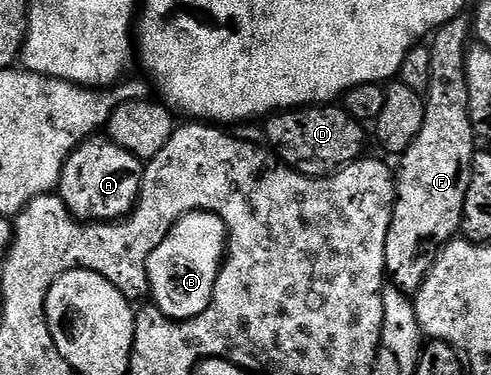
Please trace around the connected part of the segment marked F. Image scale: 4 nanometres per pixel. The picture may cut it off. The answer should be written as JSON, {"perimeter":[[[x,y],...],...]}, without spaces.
{"perimeter":[[[468,17],[452,18],[431,38],[431,80],[425,99],[423,129],[415,144],[400,155],[401,171],[395,174],[397,199],[385,245],[385,272],[392,285],[416,295],[433,266],[433,259],[458,237],[465,215],[467,188],[473,175],[475,135],[469,115],[465,55],[471,45]]]}

